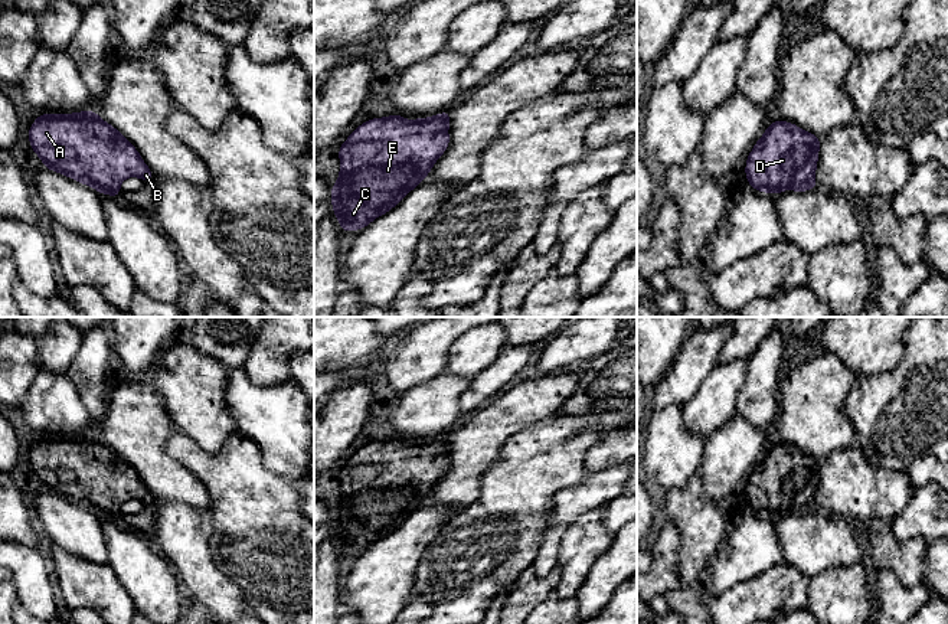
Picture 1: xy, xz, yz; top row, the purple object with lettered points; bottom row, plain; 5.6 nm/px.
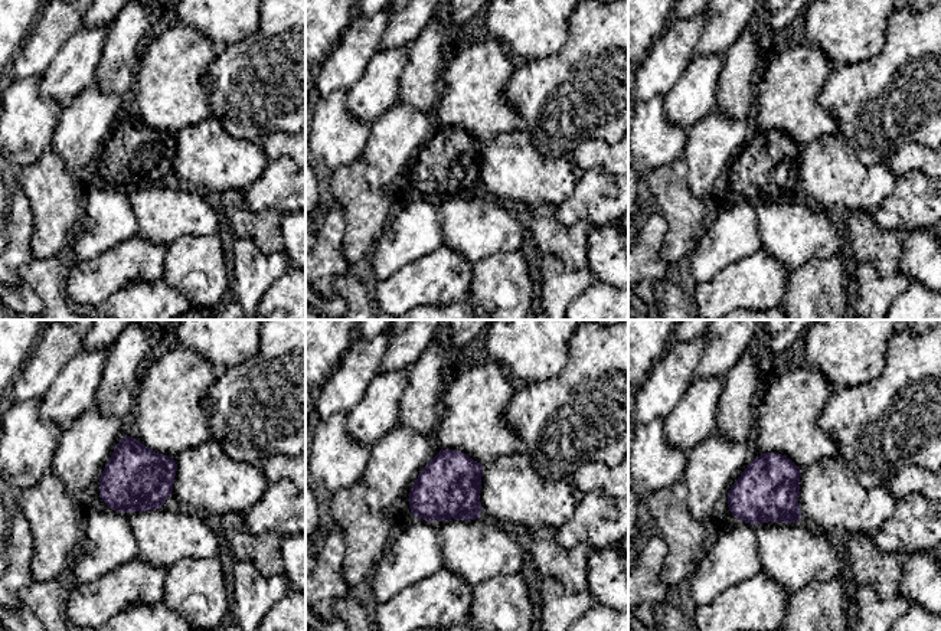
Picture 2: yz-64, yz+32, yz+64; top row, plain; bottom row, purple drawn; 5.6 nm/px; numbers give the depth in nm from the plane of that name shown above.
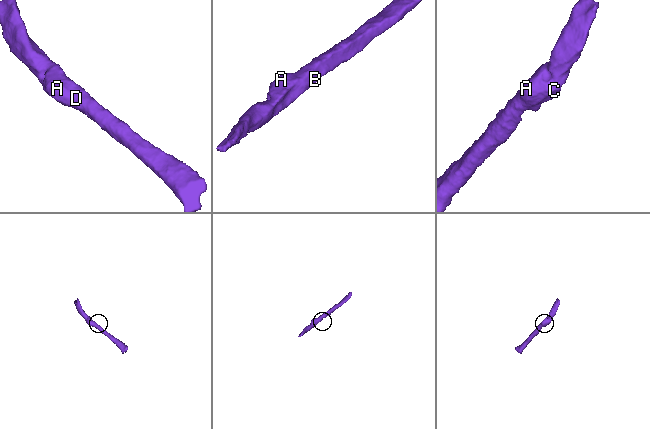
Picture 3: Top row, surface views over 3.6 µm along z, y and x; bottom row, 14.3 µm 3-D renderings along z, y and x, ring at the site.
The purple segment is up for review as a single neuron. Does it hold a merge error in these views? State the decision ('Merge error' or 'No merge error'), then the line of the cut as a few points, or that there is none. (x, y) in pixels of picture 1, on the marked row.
No merge error. No split

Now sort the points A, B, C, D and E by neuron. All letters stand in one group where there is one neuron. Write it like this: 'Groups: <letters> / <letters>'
Groups: A B C D E

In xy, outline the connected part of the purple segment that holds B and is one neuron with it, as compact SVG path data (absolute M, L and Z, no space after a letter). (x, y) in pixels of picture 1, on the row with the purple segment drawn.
M95 111L40 114L30 125L27 138L43 167L91 186L101 195L120 197L121 182L128 177L154 179L137 148Z

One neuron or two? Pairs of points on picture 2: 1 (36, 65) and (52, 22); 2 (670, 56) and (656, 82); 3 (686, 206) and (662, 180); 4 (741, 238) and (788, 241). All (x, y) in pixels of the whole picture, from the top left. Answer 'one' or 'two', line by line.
1: one
2: one
3: one
4: two

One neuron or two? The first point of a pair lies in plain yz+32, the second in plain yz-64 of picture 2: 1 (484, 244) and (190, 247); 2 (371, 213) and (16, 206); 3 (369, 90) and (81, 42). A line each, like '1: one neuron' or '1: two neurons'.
1: two neurons
2: two neurons
3: one neuron

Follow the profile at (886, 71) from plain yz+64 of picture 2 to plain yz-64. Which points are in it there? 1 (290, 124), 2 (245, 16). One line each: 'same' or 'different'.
1: same
2: different

